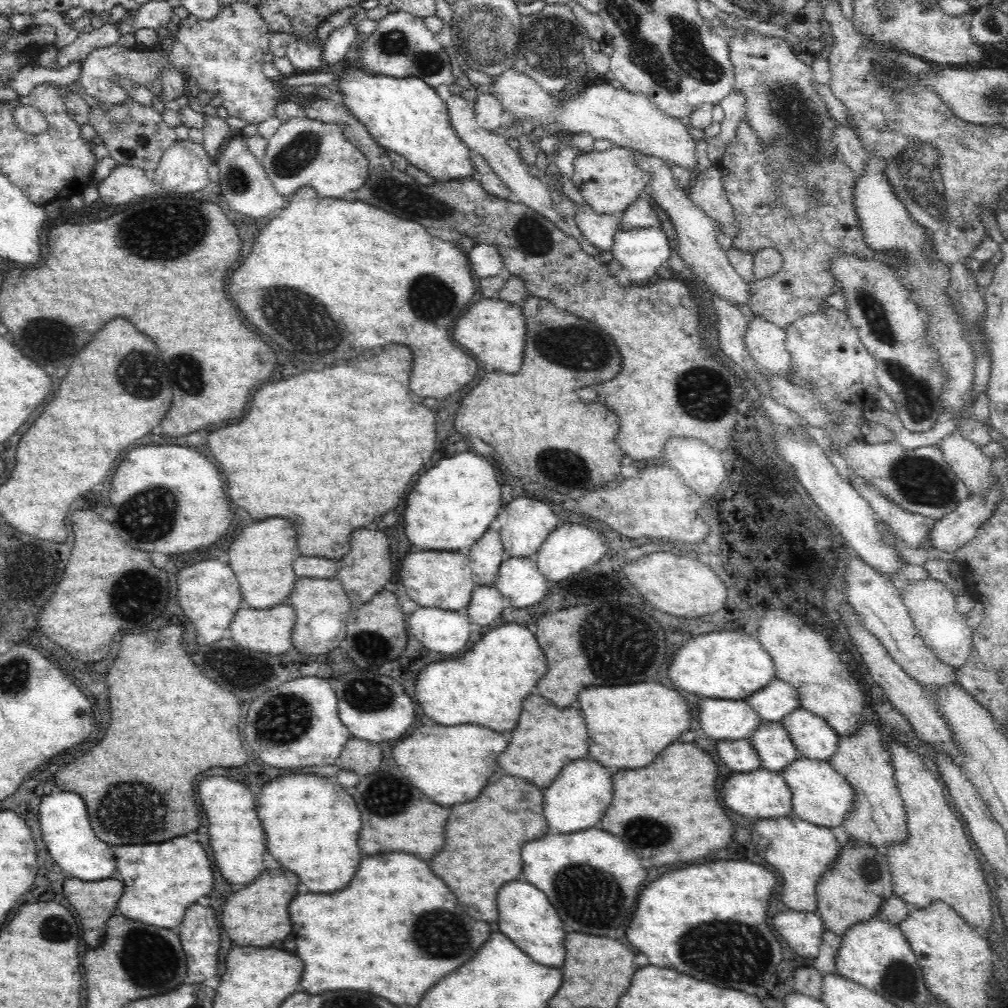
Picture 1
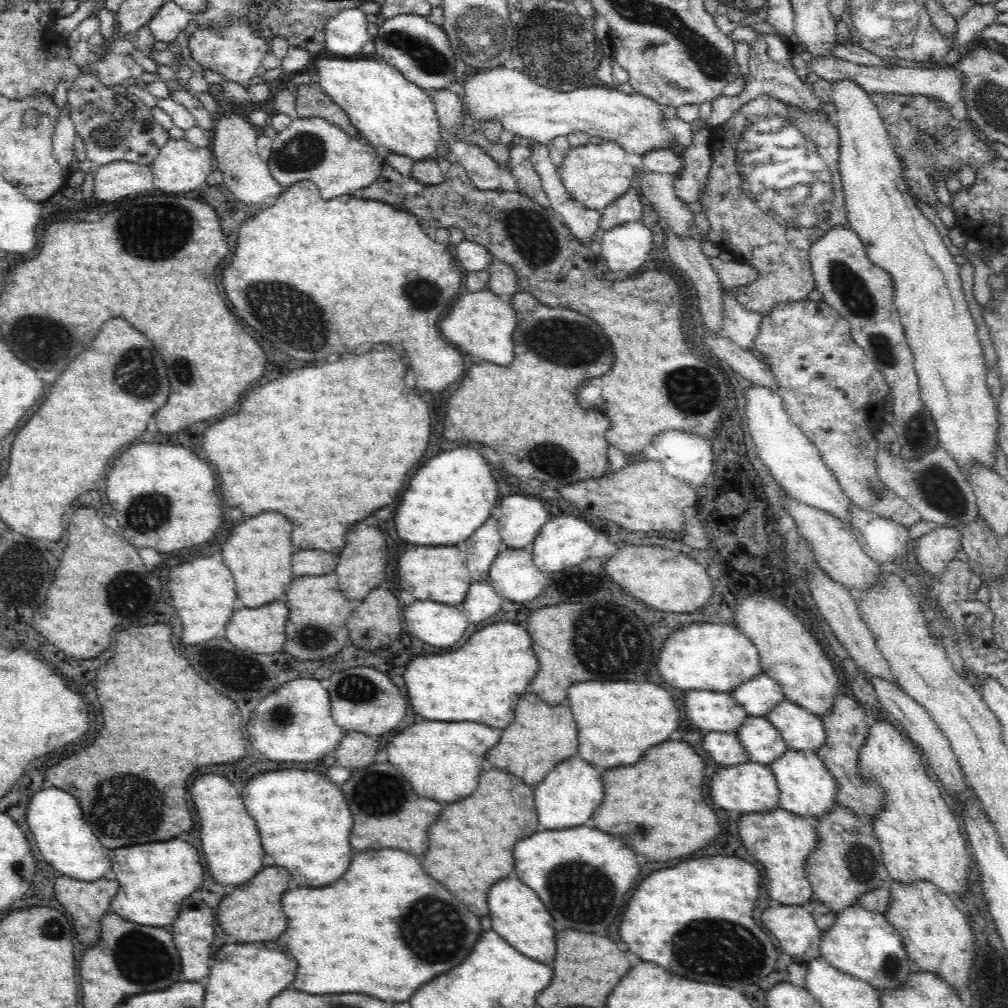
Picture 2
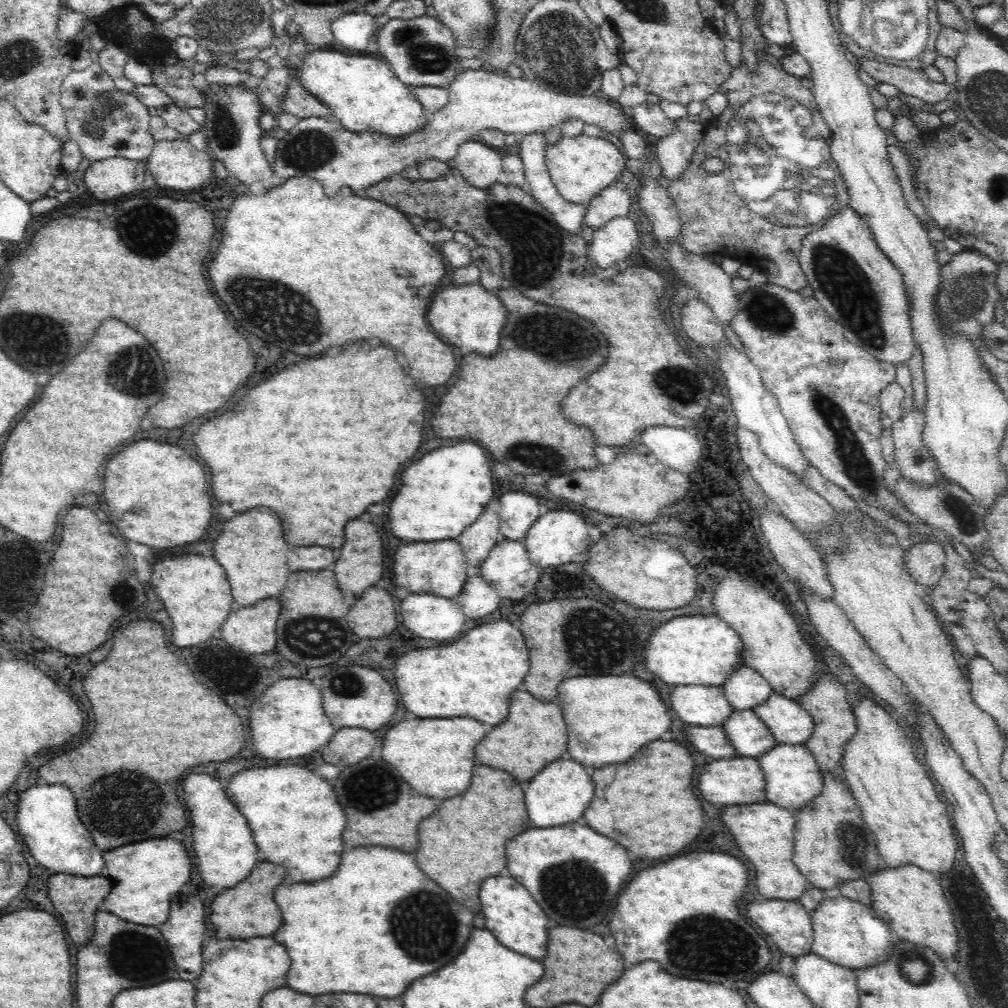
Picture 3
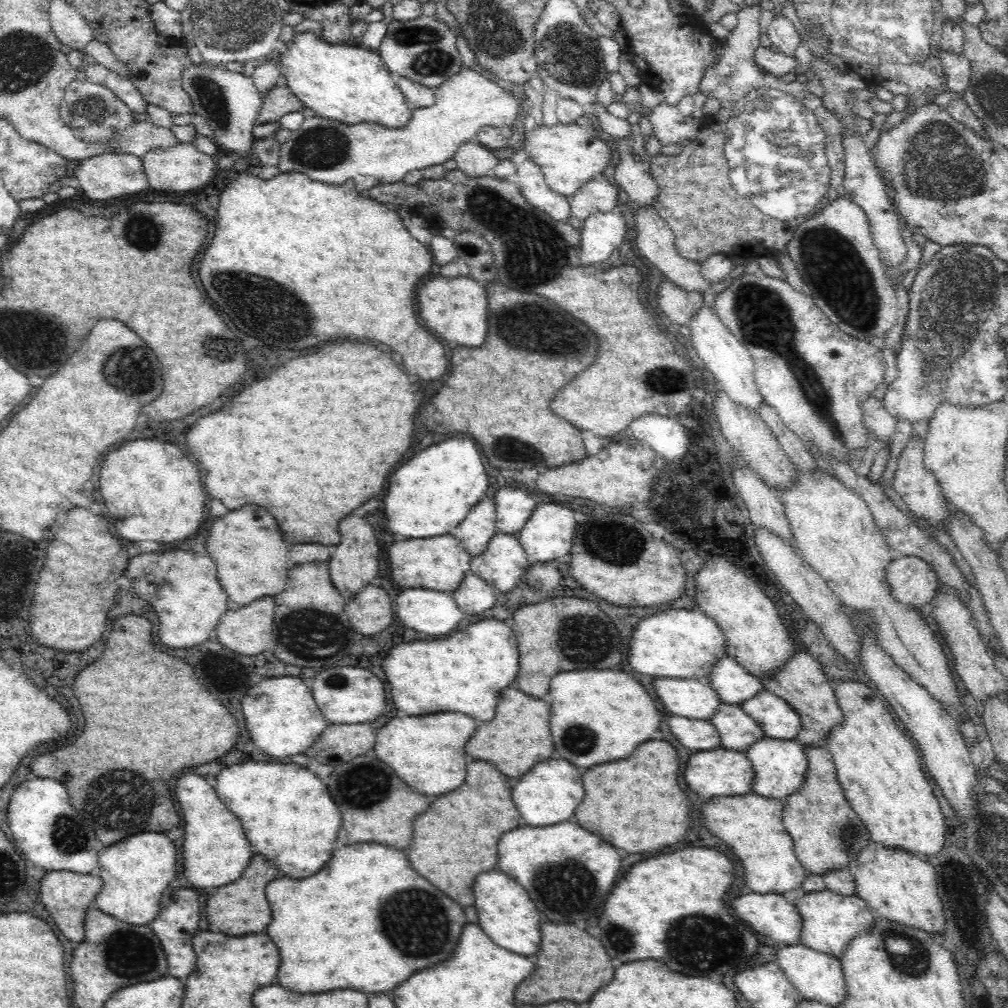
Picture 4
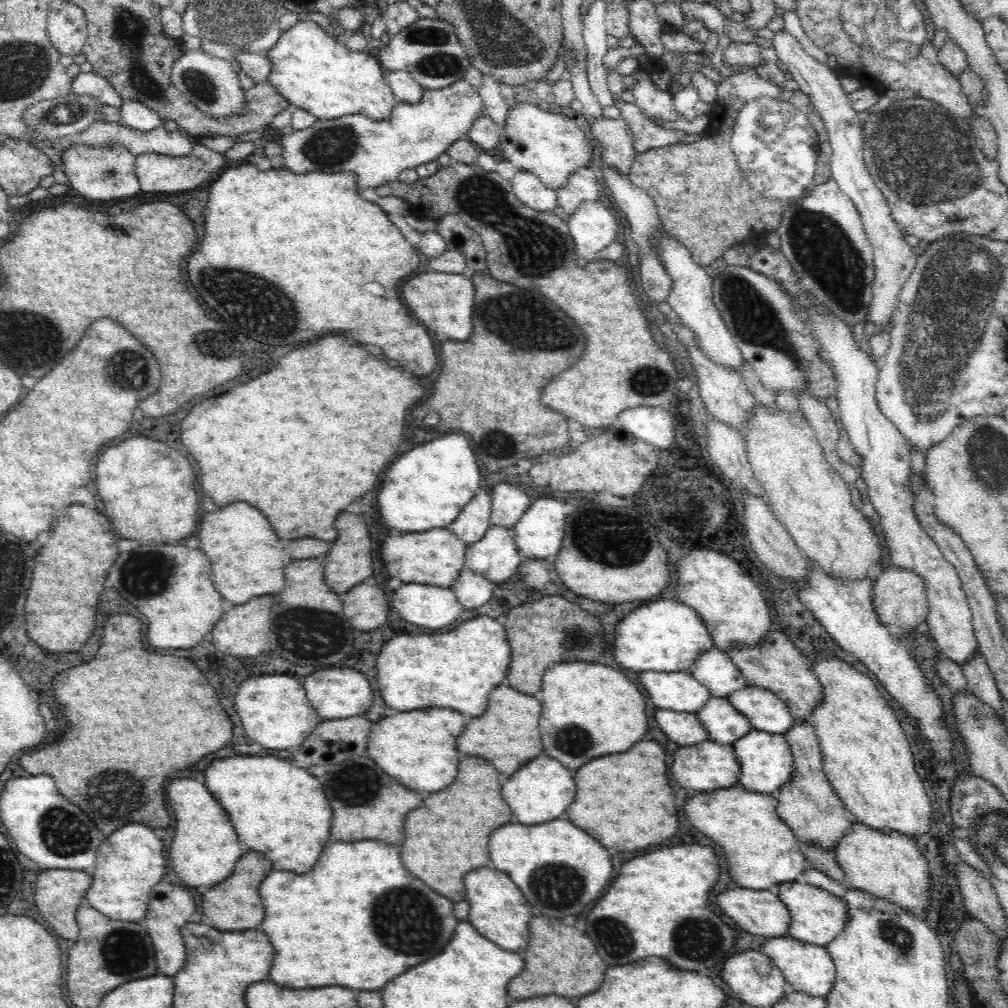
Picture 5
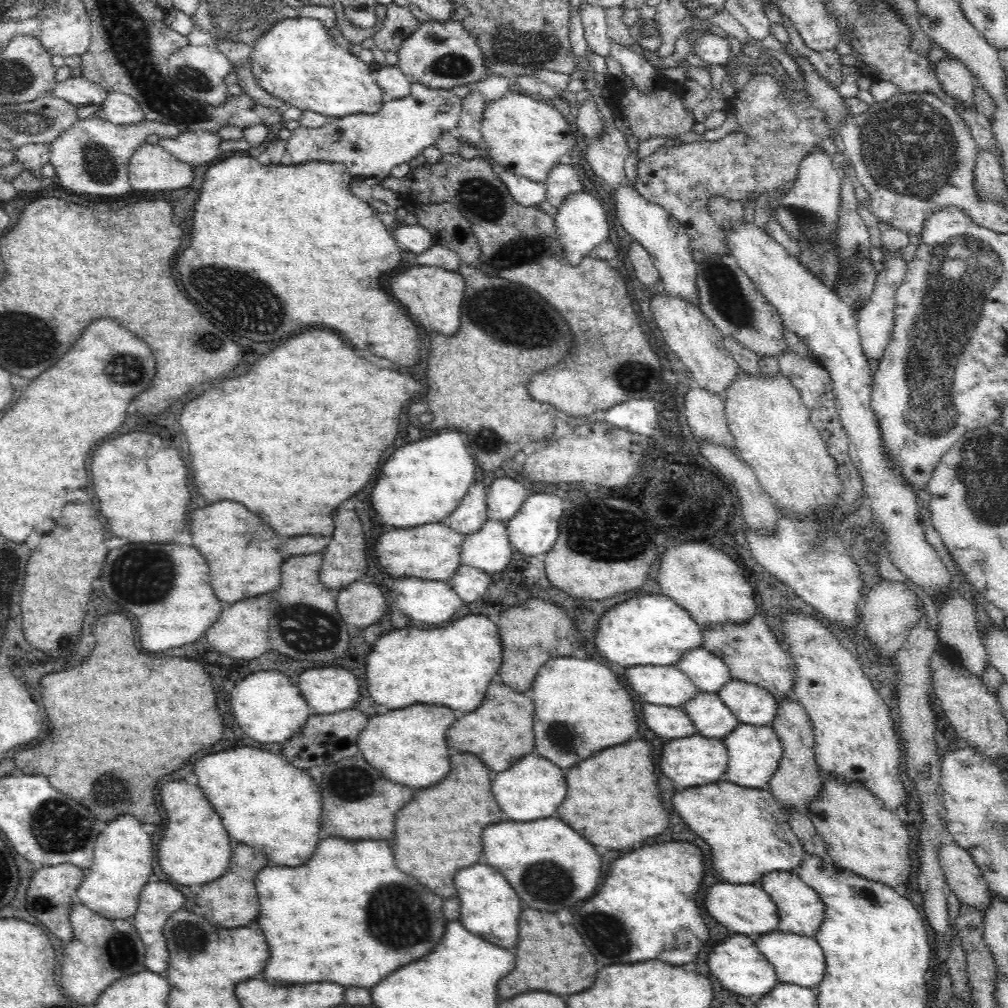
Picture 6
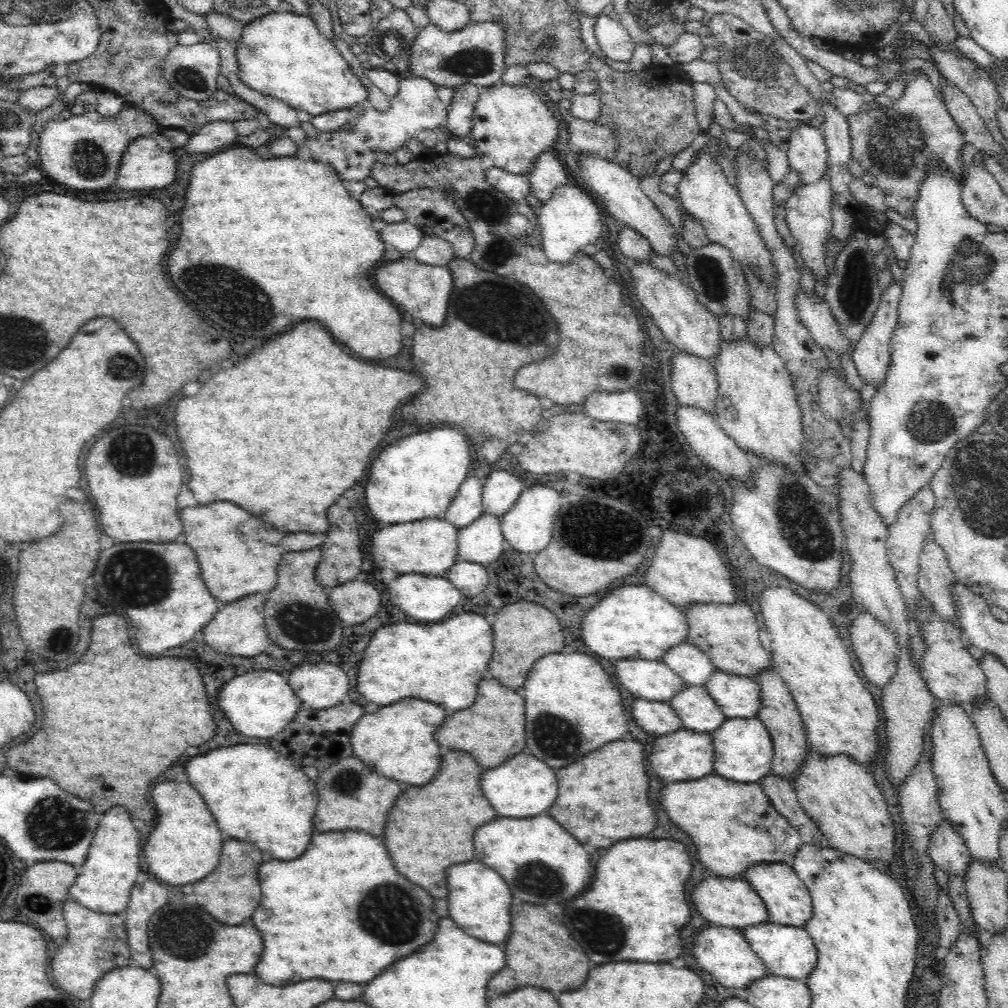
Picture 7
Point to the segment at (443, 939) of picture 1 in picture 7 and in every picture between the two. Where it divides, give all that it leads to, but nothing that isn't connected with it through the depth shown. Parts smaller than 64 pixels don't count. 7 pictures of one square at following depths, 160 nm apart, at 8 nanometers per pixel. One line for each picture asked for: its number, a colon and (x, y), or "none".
2: (385, 928)
3: (377, 924)
4: (389, 921)
5: (358, 920)
6: (348, 916)
7: (341, 912)

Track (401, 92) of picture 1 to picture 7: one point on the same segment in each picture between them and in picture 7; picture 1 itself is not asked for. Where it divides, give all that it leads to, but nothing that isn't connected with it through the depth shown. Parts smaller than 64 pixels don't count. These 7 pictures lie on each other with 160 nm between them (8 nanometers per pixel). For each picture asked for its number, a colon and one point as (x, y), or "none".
2: (391, 113)
3: (363, 92)
4: (343, 82)
5: (314, 72)
6: (298, 60)
7: (283, 55)

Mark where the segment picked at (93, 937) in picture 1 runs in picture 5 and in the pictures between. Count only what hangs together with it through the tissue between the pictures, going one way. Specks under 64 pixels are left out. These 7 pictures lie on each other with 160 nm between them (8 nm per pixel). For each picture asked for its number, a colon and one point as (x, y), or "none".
2: (85, 903)
3: (75, 898)
4: (65, 894)
5: (59, 892)

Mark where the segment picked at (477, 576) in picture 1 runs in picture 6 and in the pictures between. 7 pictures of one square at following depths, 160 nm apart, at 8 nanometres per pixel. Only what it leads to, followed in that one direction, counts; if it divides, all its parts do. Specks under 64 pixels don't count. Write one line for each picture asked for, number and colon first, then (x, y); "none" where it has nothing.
2: (481, 547)
3: (477, 540)
4: (474, 532)
5: (472, 521)
6: (468, 516)

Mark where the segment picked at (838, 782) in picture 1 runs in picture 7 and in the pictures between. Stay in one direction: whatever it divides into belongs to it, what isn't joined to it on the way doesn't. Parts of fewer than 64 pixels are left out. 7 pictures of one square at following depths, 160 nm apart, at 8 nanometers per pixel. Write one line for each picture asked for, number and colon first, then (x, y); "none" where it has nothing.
2: (805, 787)
3: (792, 778)
4: (778, 766)
5: (765, 761)
6: (753, 751)
7: (743, 752)

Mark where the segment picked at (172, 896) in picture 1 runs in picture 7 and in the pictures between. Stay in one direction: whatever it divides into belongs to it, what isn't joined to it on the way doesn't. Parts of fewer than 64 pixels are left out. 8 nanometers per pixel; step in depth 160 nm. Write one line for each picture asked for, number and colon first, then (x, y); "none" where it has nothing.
2: (153, 878)
3: (144, 876)
4: (134, 873)
5: (129, 863)
6: (110, 886)
7: (103, 883)

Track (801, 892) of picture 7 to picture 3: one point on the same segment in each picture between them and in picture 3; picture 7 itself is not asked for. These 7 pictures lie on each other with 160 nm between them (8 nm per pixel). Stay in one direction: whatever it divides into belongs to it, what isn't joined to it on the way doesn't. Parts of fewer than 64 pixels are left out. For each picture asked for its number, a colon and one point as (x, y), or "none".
3: (848, 933)
4: (829, 920)
5: (817, 917)
6: (800, 910)

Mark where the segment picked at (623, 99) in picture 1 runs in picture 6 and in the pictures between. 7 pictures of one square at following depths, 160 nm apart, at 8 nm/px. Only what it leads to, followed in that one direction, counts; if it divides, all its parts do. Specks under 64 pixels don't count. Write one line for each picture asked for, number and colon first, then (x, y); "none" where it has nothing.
2: (538, 113)
3: (323, 150)
4: (369, 154)
5: (376, 152)
6: (369, 146)

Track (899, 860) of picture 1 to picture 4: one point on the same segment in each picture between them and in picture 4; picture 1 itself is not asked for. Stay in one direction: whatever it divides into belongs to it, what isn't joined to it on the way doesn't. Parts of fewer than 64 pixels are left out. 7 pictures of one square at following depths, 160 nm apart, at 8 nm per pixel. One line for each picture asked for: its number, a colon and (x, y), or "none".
2: (920, 841)
3: (897, 800)
4: (878, 768)

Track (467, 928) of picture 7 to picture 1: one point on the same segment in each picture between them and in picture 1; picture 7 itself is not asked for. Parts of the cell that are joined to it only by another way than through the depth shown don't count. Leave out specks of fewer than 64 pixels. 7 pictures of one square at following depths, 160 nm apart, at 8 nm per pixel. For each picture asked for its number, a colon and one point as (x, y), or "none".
1: (525, 916)
2: (517, 915)
3: (510, 914)
4: (505, 914)
5: (497, 910)
6: (488, 906)

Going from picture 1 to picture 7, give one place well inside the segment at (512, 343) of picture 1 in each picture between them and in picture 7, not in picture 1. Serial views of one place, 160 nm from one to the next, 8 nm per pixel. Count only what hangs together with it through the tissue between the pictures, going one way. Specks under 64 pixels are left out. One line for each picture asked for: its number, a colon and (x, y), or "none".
2: (481, 323)
3: (468, 316)
4: (455, 310)
5: (443, 303)
6: (432, 295)
7: (422, 291)

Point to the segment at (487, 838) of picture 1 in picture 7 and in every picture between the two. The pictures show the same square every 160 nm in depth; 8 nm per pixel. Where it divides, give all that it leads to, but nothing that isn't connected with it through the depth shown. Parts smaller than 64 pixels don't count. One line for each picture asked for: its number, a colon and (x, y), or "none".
2: (471, 845)
3: (462, 843)
4: (455, 839)
5: (447, 836)
6: (438, 833)
7: (430, 828)

